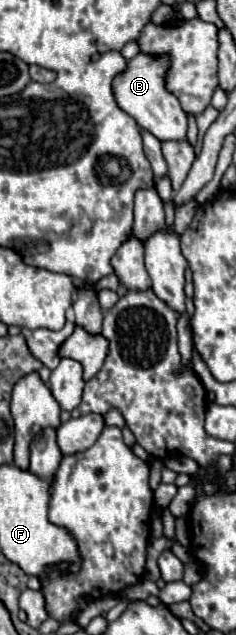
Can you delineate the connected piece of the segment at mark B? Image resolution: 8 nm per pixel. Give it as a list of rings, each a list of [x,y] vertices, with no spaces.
[[[137,55],[129,61],[127,69],[113,81],[113,91],[117,105],[131,115],[137,125],[149,133],[153,133],[159,141],[185,141],[187,137],[187,115],[179,105],[179,99],[165,89],[165,73],[169,67],[167,55],[151,57],[151,55]]]

